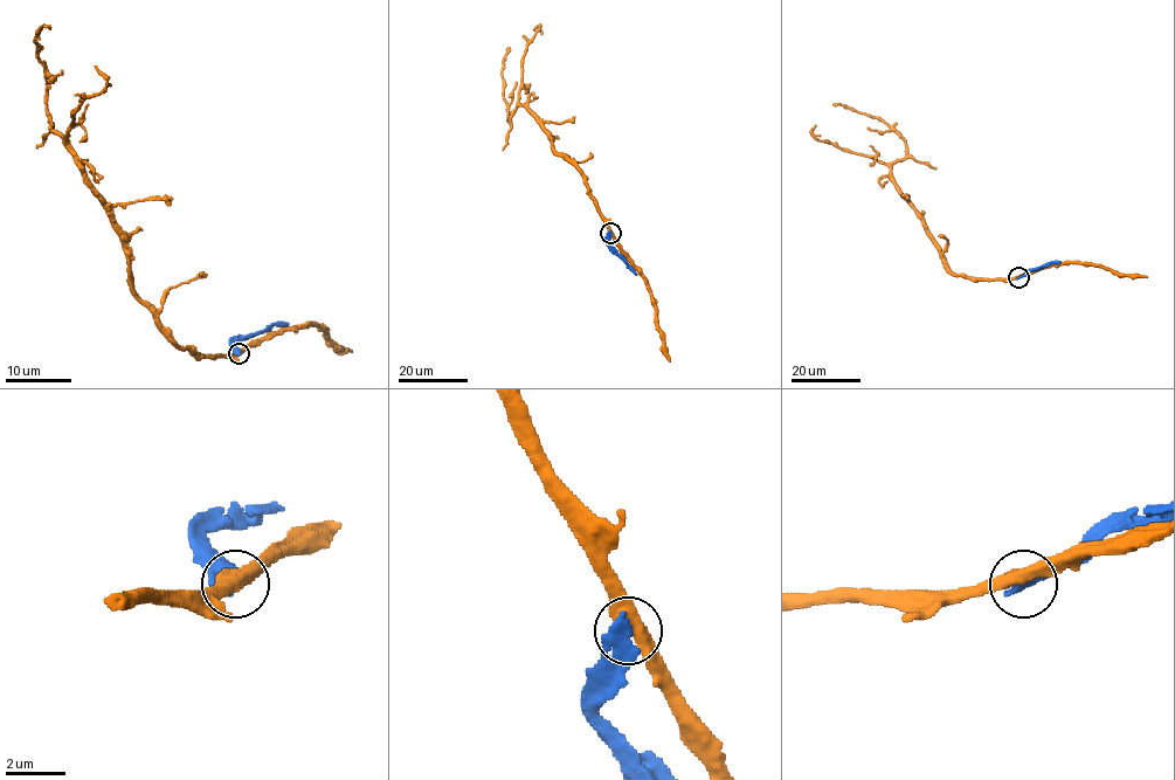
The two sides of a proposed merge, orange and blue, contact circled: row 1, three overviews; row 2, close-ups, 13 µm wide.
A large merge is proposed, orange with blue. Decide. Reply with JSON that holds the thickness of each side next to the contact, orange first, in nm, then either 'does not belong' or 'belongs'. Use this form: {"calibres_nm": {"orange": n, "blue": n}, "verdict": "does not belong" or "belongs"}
{"calibres_nm": {"orange": 480, "blue": 440}, "verdict": "does not belong"}

